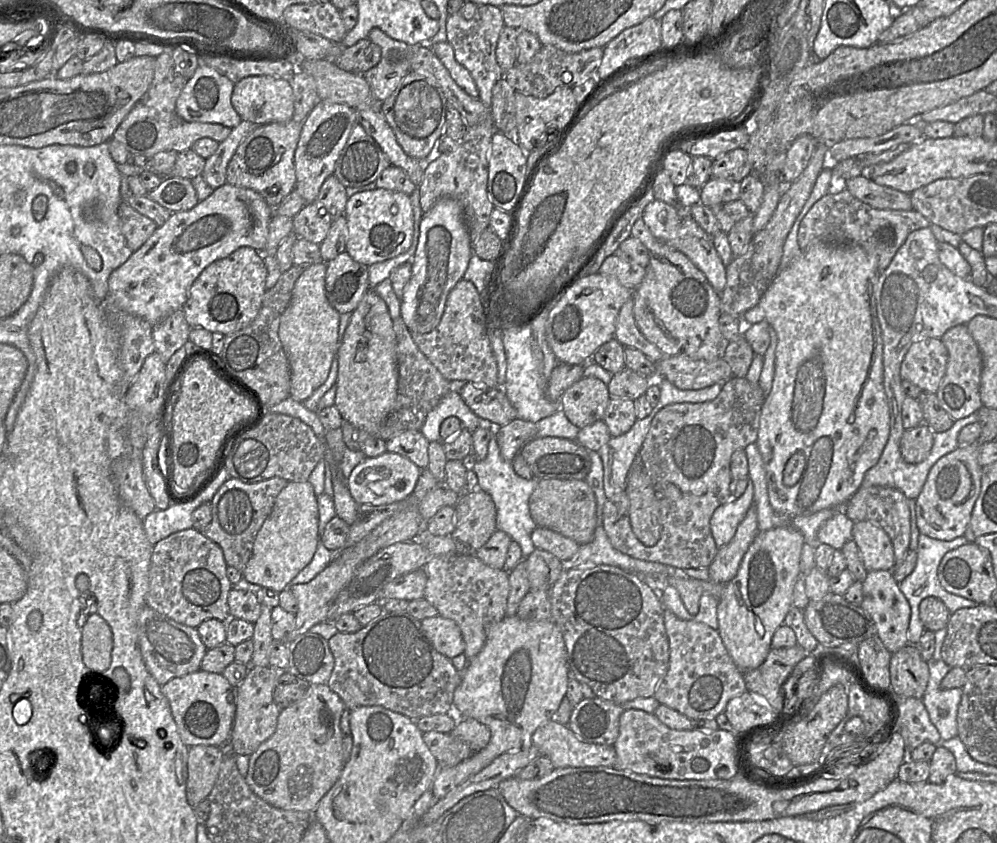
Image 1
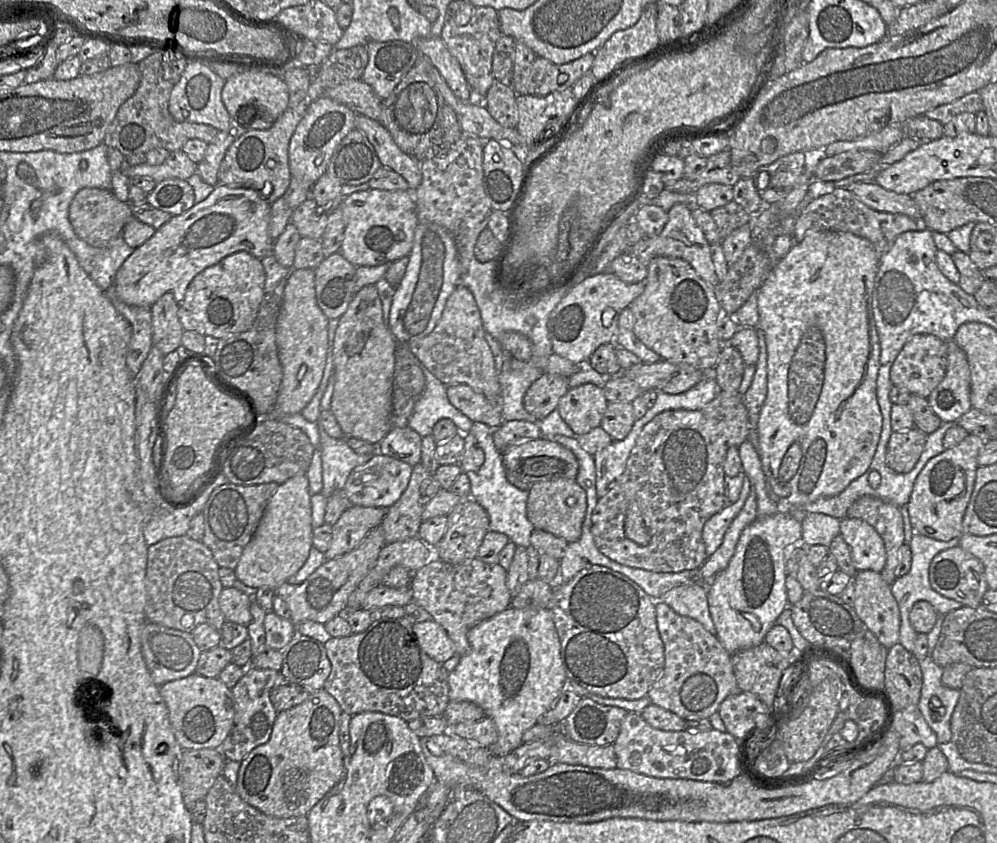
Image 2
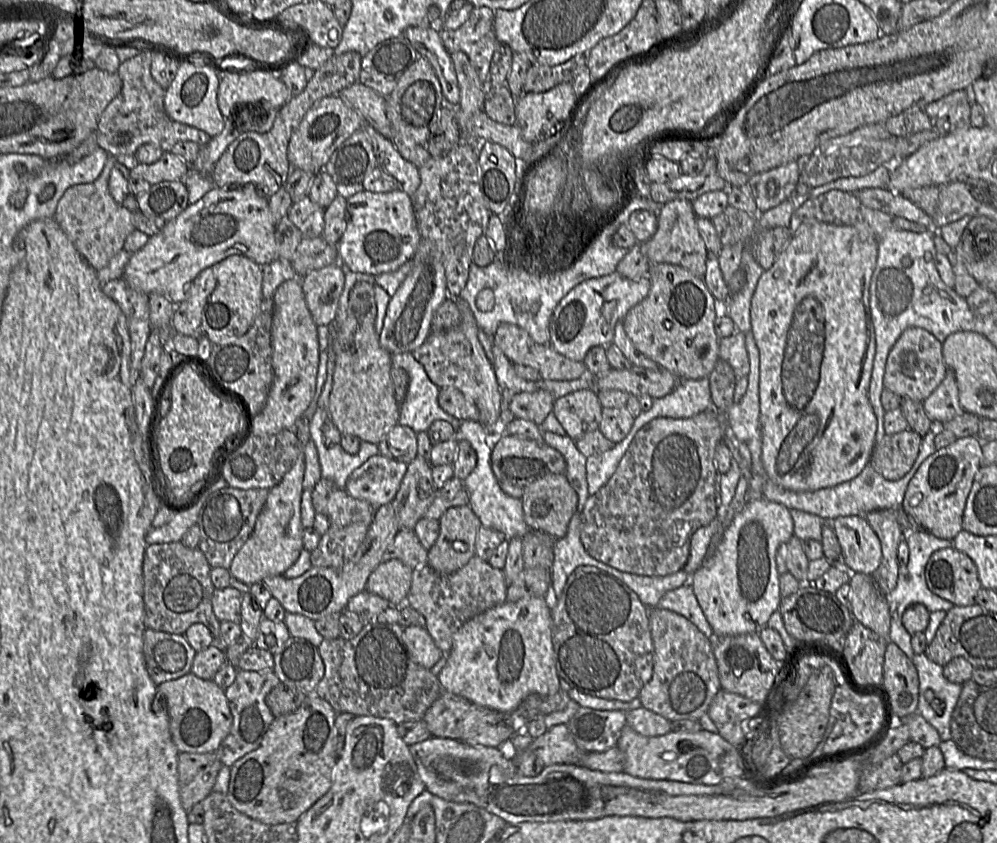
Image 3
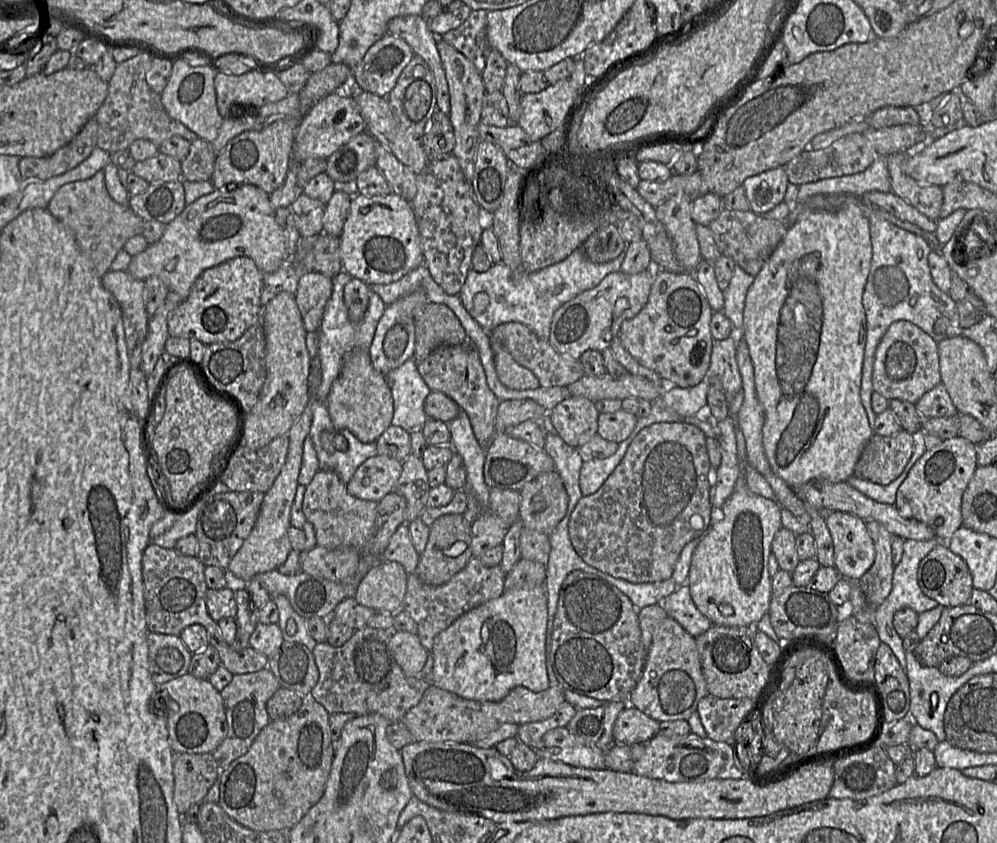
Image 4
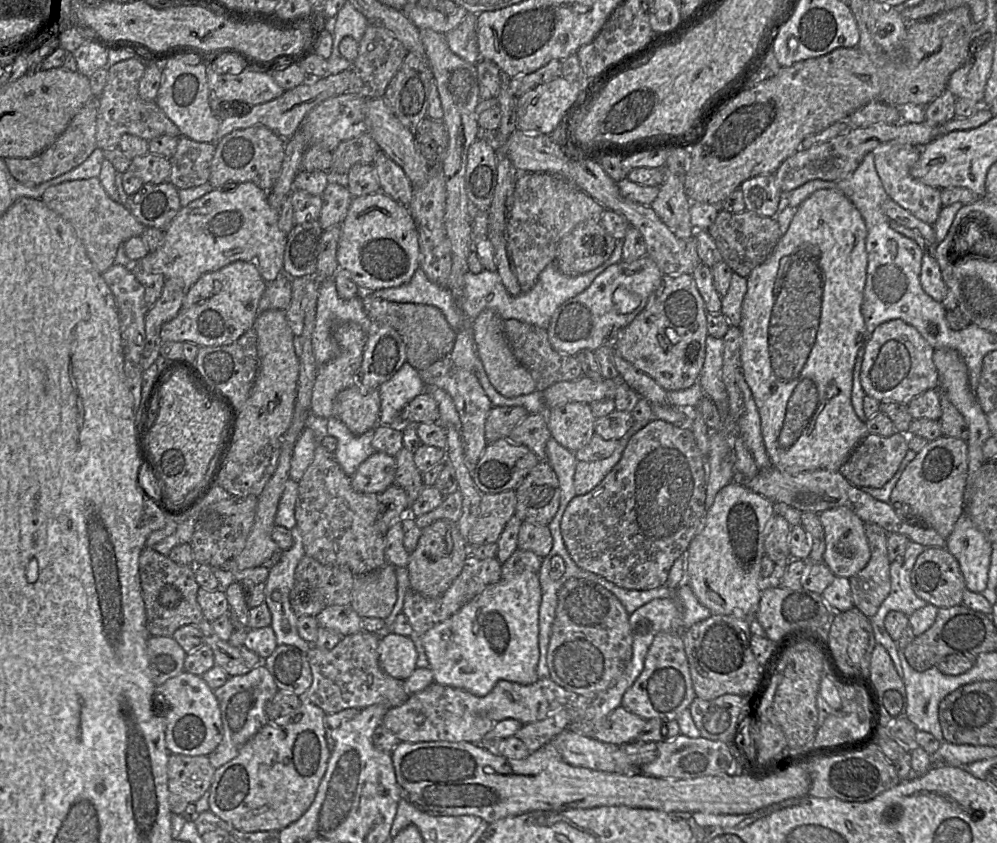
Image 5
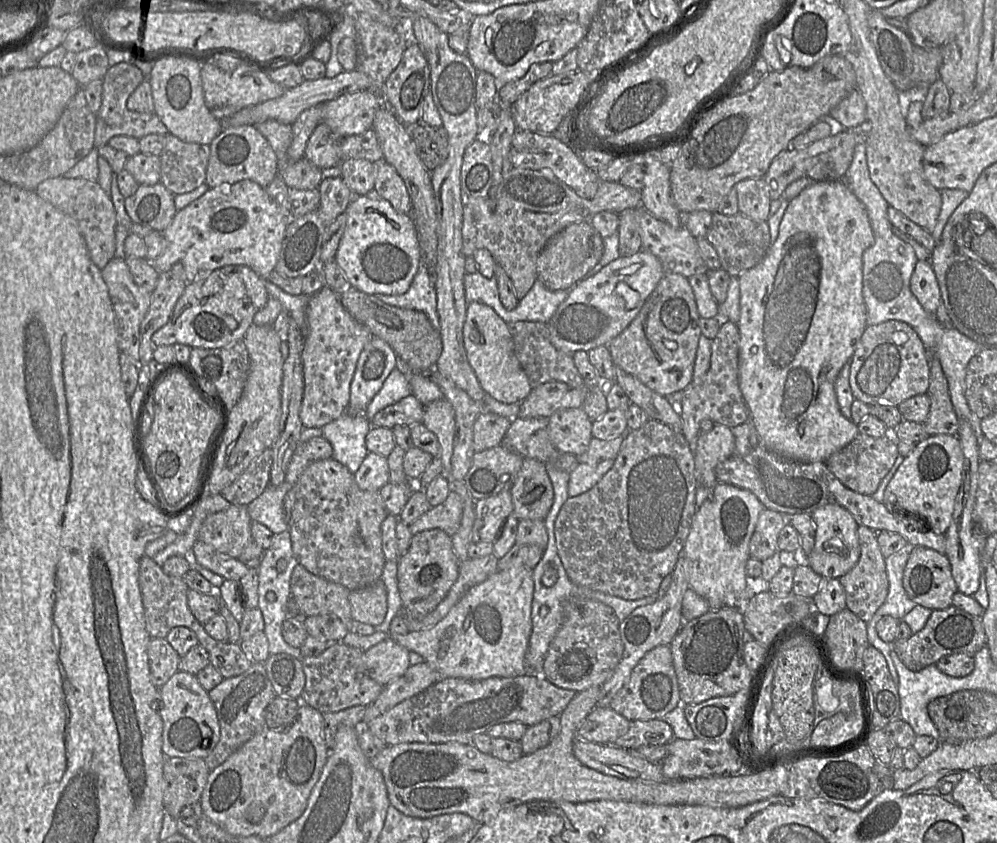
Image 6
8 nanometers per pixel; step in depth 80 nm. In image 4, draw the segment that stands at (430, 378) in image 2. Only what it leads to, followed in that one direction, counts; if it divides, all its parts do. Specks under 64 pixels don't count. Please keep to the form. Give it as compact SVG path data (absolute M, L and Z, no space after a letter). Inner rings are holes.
M413 358L408 359L401 366L389 372L386 375L386 379L392 393L394 406L391 425L401 427L410 434L416 431L422 431L424 424L430 420L424 411L424 403L431 390L421 377L417 363Z

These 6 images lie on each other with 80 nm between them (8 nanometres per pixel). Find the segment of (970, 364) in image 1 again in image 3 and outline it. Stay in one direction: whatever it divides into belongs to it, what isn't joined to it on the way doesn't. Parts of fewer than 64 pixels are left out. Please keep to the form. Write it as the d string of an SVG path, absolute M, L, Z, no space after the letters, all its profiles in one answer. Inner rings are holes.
M947 370L945 378L922 404L935 424L942 424L965 413L959 402L958 386L952 371Z

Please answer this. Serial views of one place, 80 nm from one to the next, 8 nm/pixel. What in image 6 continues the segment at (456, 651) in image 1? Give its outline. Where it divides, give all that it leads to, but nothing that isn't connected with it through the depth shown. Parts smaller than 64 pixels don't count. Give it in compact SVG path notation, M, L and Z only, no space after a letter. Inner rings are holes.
M388 637L363 653L369 676L382 686L398 678L410 666L405 647Z

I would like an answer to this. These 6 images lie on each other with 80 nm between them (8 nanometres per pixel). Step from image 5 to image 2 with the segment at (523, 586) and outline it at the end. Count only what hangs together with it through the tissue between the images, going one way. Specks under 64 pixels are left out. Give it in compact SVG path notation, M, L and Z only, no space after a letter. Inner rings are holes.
M509 606L503 612L473 627L468 632L467 638L469 642L468 652L461 656L456 668L449 672L448 683L450 699L451 701L468 701L483 709L486 715L485 717L492 719L498 730L497 741L493 745L489 746L488 749L493 756L505 756L523 744L523 734L537 724L538 719L552 708L552 706L564 692L564 684L567 680L567 676L563 665L561 644L555 628L555 623L549 609L516 609Z

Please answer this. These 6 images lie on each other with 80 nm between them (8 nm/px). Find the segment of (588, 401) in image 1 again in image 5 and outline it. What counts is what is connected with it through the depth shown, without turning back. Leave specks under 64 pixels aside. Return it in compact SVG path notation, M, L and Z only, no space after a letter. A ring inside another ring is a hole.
M568 402L547 410L551 437L574 453L590 442L596 419L585 402Z

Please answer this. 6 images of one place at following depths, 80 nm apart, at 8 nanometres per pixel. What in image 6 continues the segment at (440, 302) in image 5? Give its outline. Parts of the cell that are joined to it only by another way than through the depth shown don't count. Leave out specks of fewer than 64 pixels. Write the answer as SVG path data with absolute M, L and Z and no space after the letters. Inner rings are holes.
M420 266L404 294L377 297L388 305L425 313L431 324L439 329L434 277L427 267Z

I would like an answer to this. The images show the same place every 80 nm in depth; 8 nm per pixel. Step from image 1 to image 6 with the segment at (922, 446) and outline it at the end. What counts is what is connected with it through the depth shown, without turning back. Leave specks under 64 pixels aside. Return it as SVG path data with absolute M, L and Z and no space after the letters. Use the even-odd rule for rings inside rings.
M859 433L849 444L833 453L825 464L834 476L850 490L863 495L872 495L899 456L897 443L897 439L891 434L874 438Z

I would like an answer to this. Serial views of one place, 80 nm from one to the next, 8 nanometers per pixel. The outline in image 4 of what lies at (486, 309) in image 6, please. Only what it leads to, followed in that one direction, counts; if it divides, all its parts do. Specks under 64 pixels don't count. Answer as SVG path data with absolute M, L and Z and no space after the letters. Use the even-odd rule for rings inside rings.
M491 340L491 348L493 350L496 373L502 384L515 390L541 387L535 374L517 363L509 352L495 340Z

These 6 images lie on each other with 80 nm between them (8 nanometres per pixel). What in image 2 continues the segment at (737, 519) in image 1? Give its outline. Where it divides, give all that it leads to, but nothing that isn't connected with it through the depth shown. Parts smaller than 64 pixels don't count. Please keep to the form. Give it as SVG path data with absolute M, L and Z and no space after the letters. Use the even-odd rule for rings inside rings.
M746 477L737 501L727 504L720 512L713 515L704 525L702 538L706 547L706 553L711 556L722 544L724 535L742 510L751 490L750 480Z

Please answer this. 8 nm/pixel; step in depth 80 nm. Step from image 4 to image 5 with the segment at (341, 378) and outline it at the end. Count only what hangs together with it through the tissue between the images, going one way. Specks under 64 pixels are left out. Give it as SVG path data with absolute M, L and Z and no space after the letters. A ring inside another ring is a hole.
M358 384L341 391L335 398L332 416L337 417L355 435L374 430L380 424L380 397L377 390L364 391Z

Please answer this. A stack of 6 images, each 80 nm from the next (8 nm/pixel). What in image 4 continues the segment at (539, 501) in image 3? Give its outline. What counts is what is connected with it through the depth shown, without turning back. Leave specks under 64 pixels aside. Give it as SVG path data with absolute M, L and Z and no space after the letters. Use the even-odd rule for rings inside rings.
M556 470L541 473L520 490L519 518L524 527L550 536L565 517L569 496Z

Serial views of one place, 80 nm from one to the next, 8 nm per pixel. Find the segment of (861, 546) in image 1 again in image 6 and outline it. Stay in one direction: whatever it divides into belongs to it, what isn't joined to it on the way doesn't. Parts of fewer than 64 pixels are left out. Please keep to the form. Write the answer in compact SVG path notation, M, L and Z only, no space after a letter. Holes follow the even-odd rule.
M827 504L811 513L815 525L814 547L807 556L808 566L823 578L839 579L848 573L858 562L860 546L858 528L849 511L837 504Z

